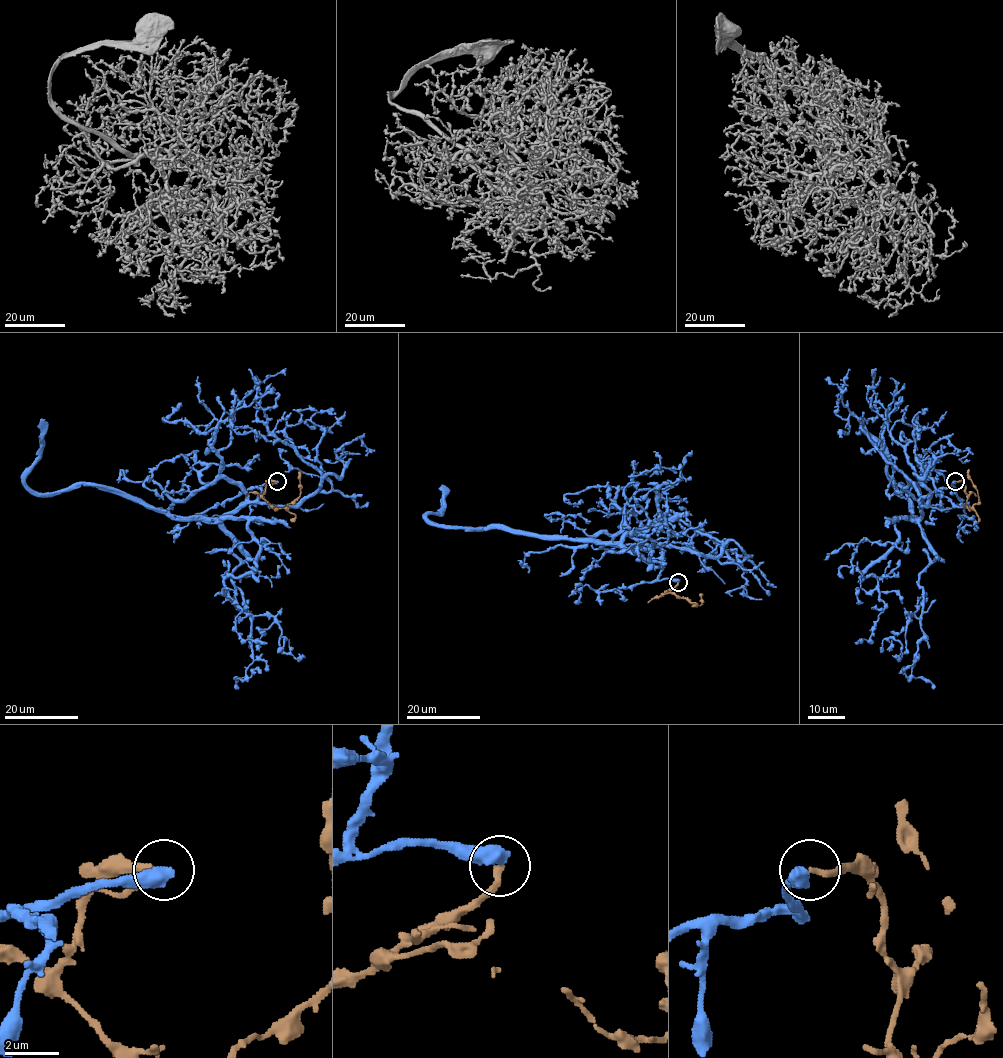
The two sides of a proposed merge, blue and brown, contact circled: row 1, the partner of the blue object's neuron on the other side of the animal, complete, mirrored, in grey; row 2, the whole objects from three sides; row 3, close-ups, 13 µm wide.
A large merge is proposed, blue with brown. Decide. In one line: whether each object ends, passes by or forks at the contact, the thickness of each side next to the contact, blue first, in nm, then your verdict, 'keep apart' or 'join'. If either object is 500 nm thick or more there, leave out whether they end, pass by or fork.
600/220 nm | join

